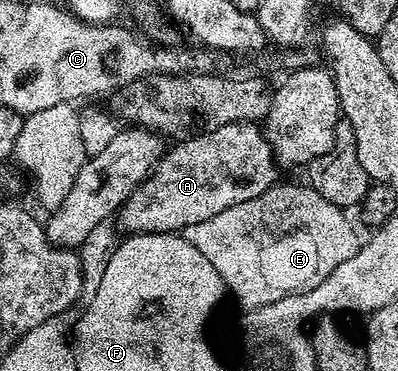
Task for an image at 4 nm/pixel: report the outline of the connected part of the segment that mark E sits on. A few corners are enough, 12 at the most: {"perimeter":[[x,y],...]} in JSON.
{"perimeter":[[307,184],[183,237],[245,310],[318,287],[358,248]]}

